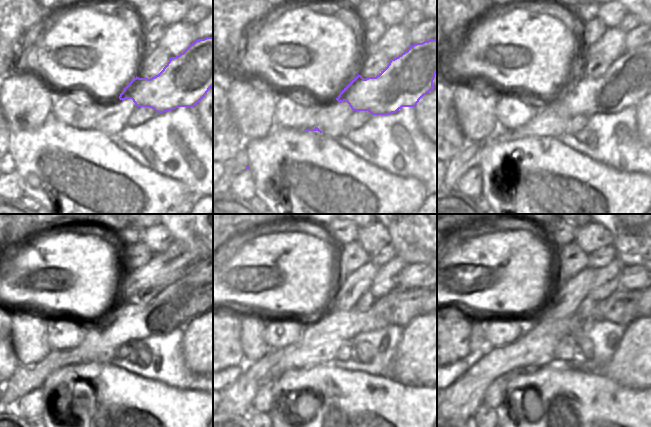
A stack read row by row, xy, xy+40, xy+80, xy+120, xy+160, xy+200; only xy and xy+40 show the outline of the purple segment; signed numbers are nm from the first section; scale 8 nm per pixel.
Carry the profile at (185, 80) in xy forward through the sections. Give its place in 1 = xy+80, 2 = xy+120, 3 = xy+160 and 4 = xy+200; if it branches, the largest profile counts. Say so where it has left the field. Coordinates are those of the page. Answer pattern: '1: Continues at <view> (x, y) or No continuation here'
1: Continues at xy+80 (627, 81)
2: Continues at xy+120 (103, 336)
3: Continues at xy+160 (319, 343)
4: Continues at xy+200 (535, 348)

